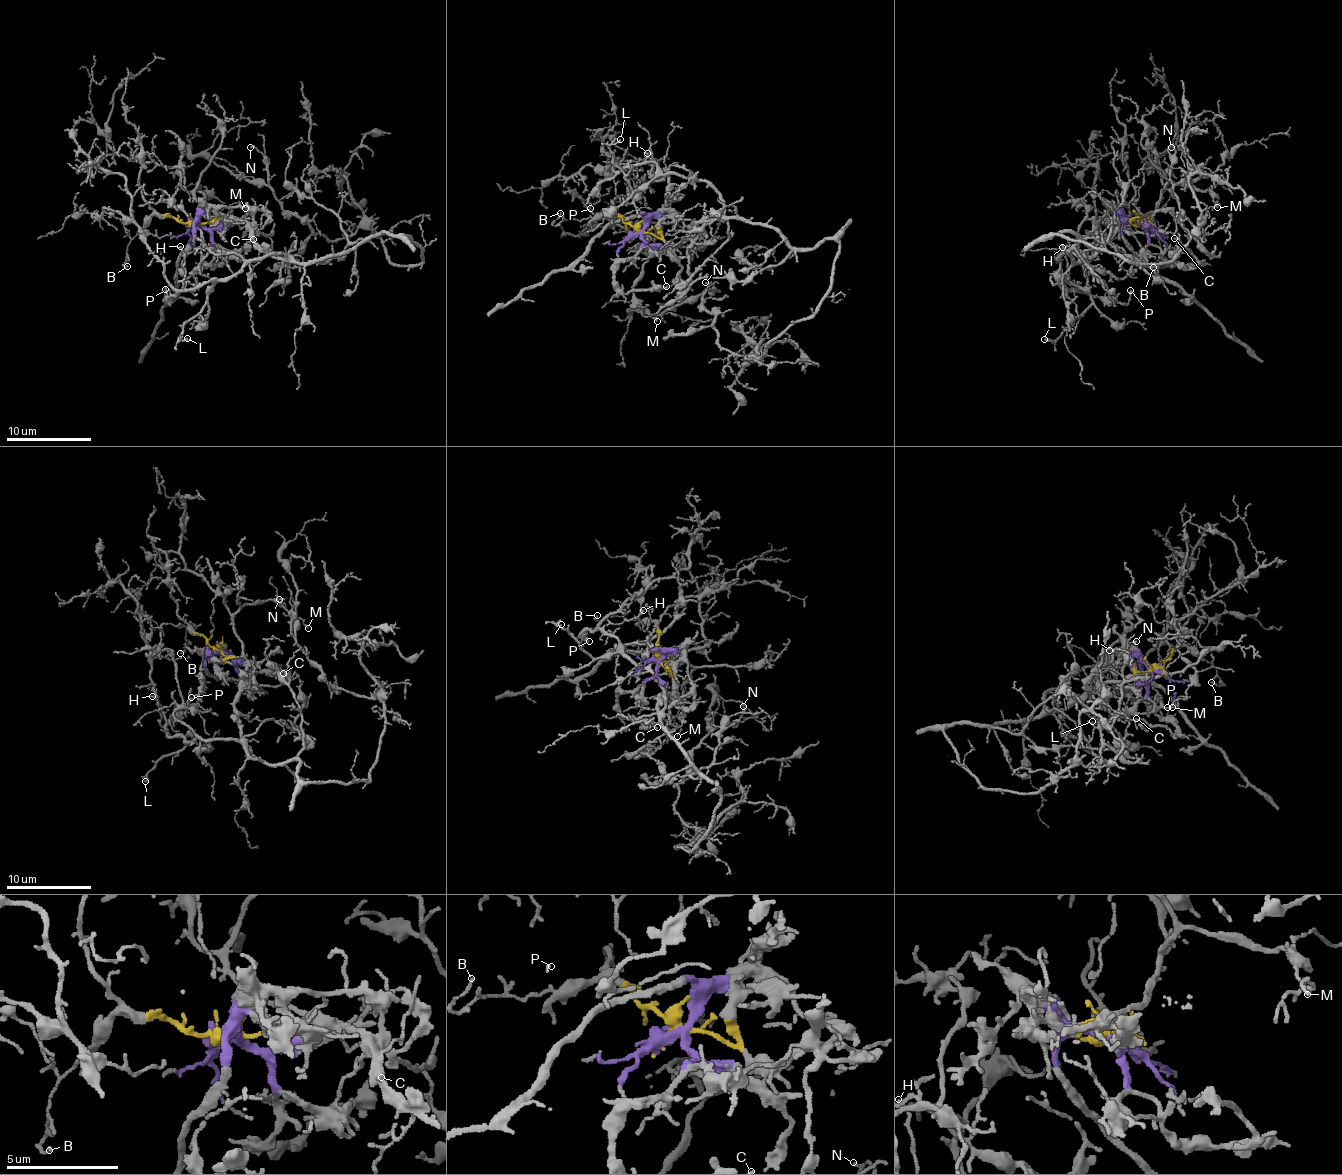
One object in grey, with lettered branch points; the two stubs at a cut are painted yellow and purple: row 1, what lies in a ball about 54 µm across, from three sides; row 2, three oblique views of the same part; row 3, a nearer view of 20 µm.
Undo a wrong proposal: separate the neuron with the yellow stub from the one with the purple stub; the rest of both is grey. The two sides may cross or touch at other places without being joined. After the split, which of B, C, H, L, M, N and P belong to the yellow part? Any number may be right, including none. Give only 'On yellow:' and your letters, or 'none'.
On yellow: B, H, L, M, N, P

